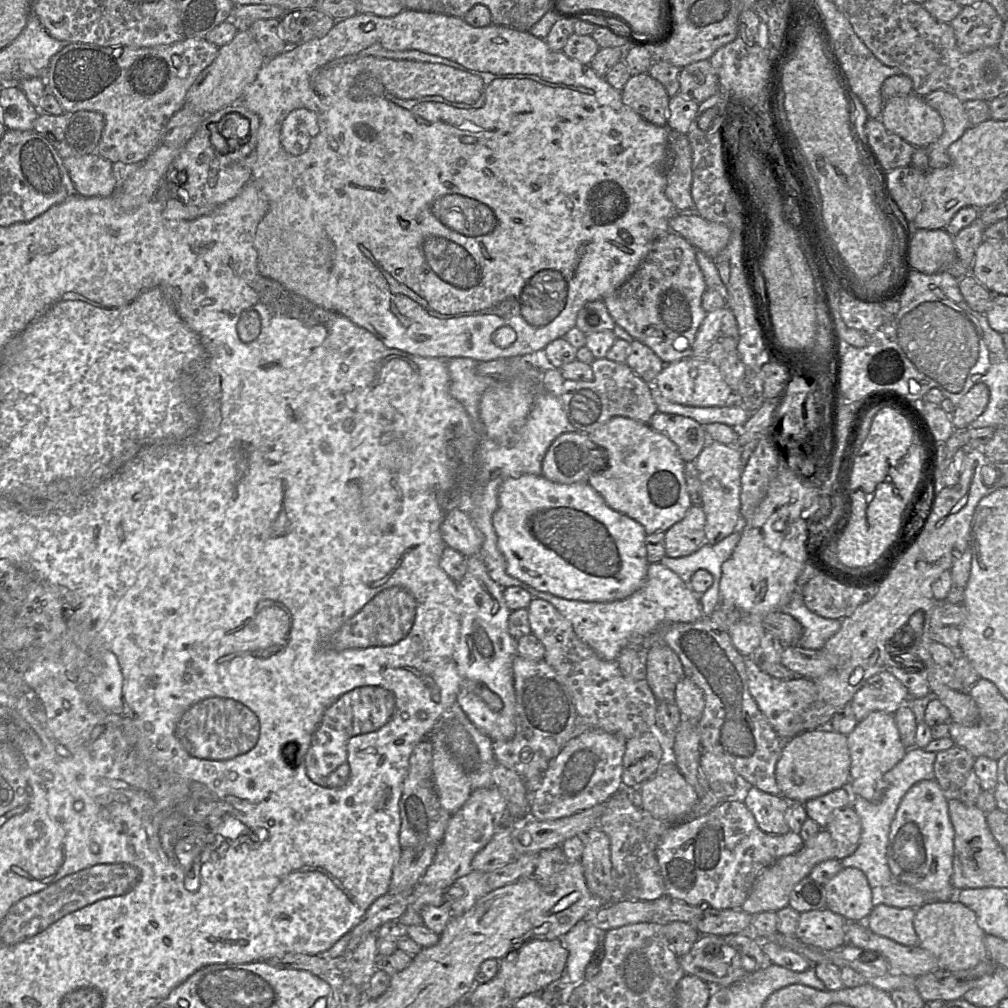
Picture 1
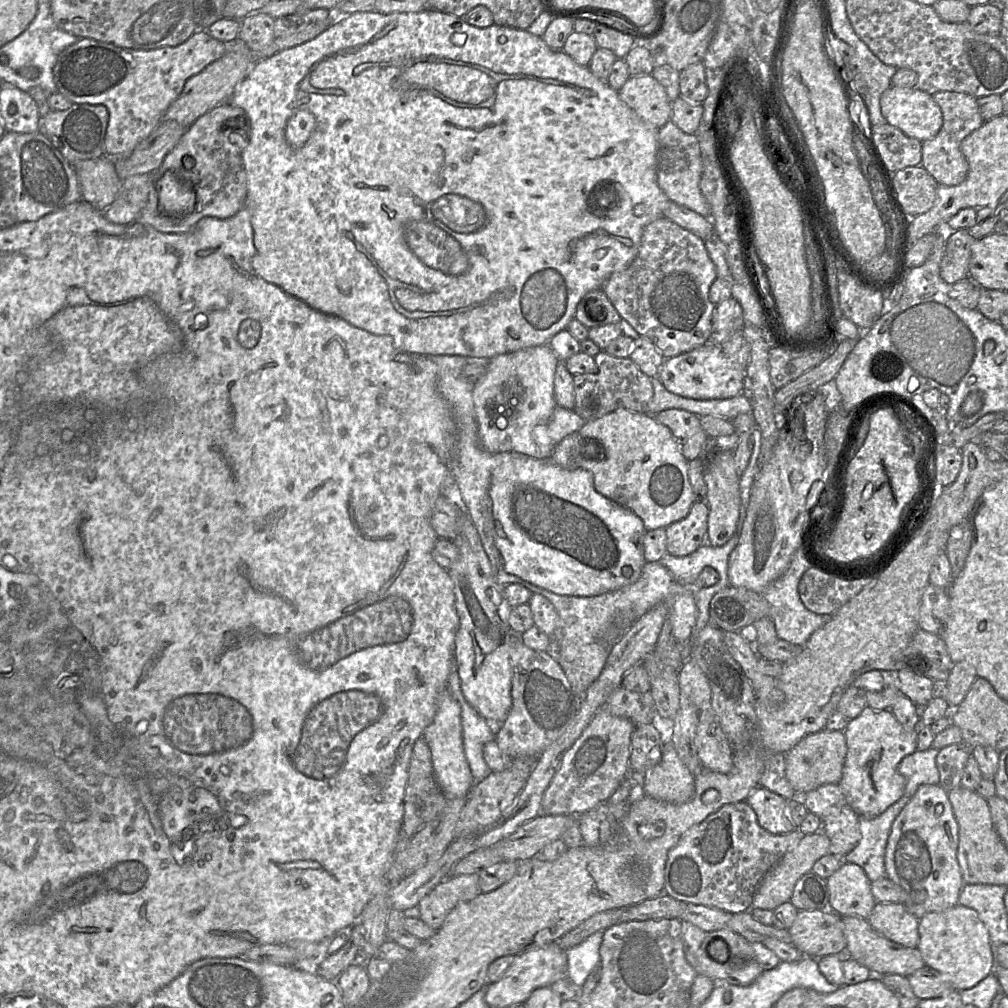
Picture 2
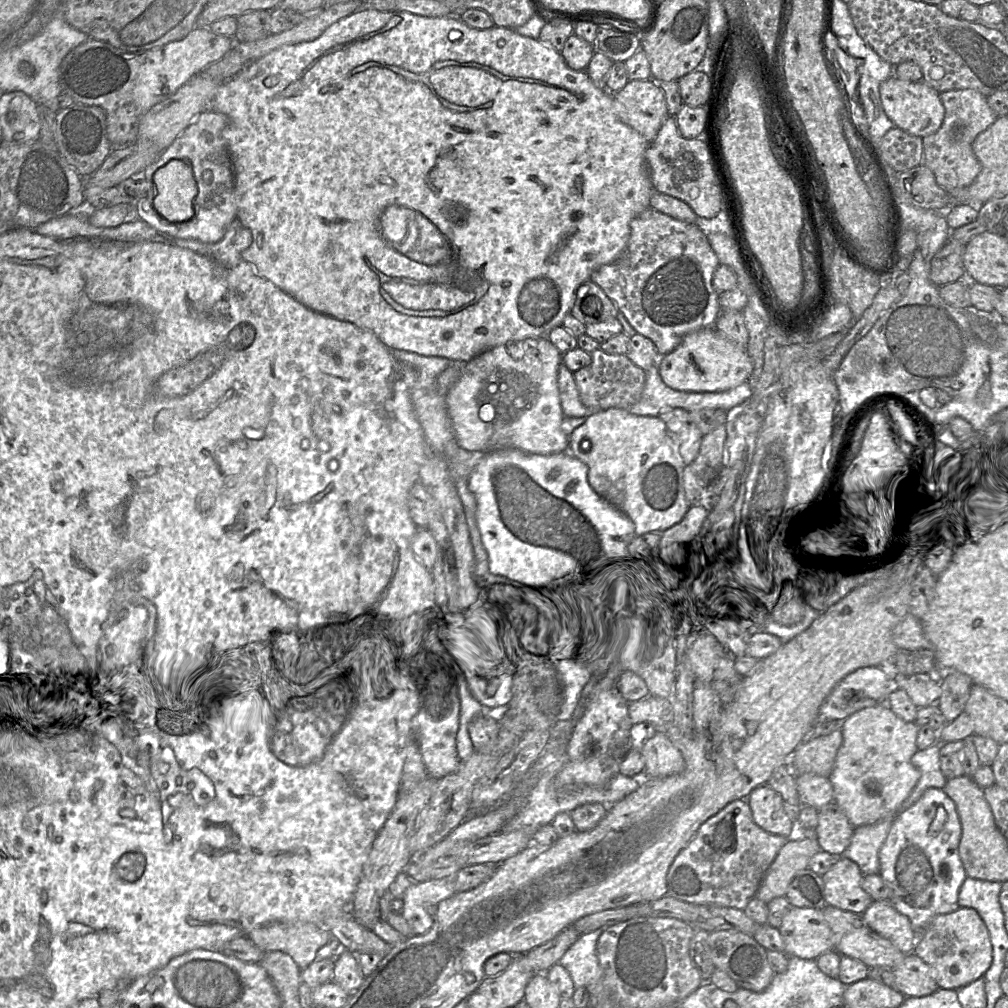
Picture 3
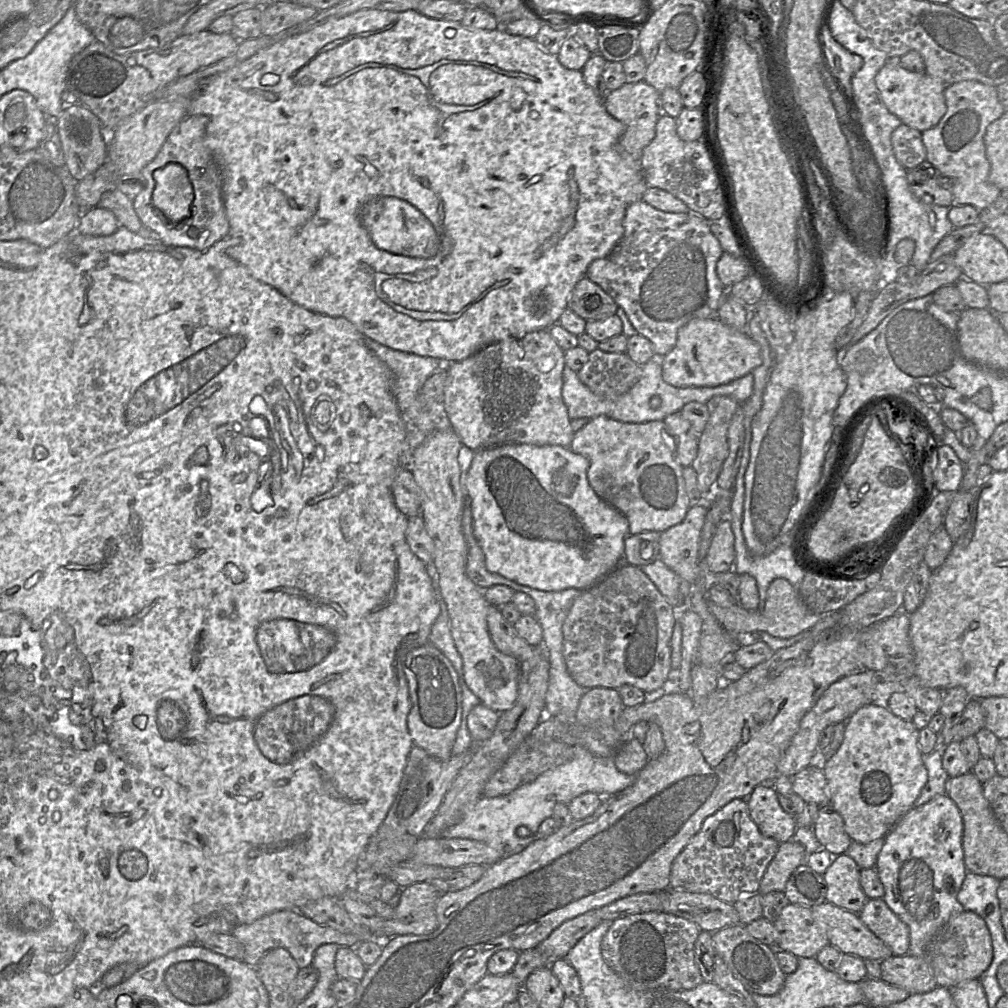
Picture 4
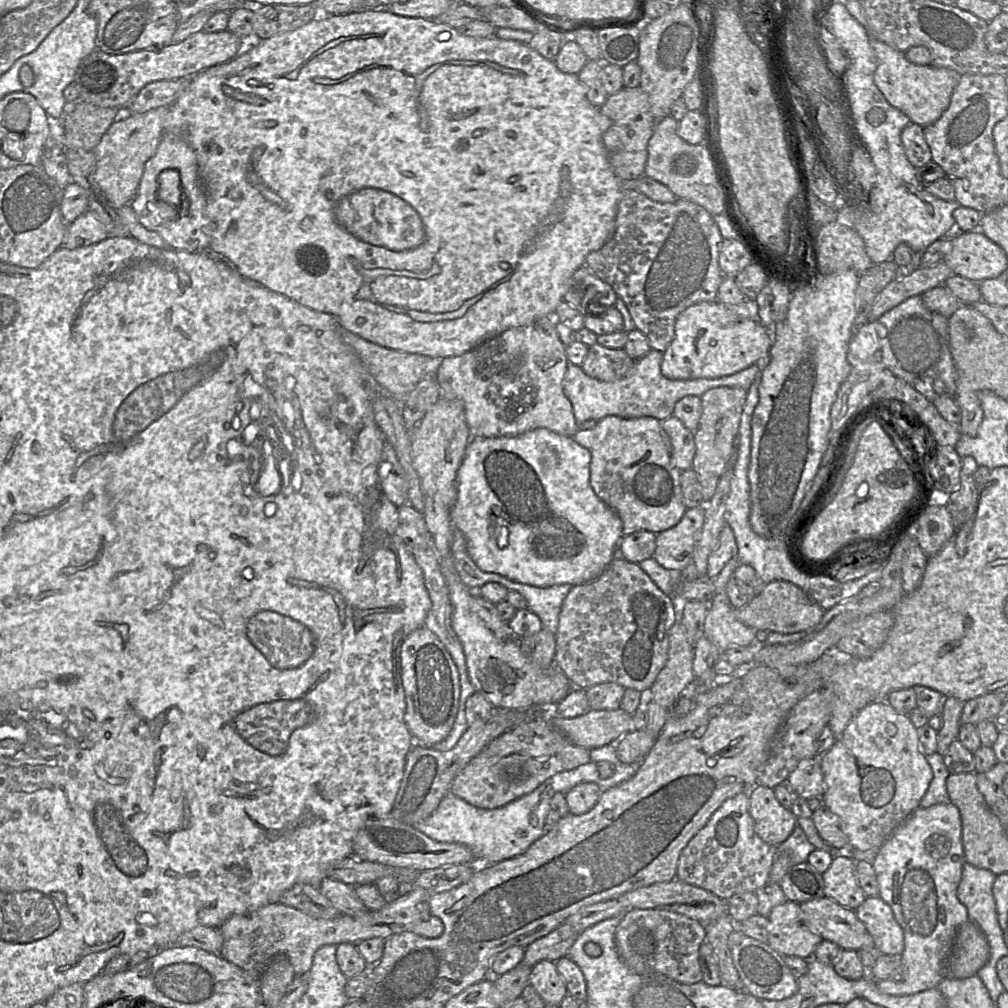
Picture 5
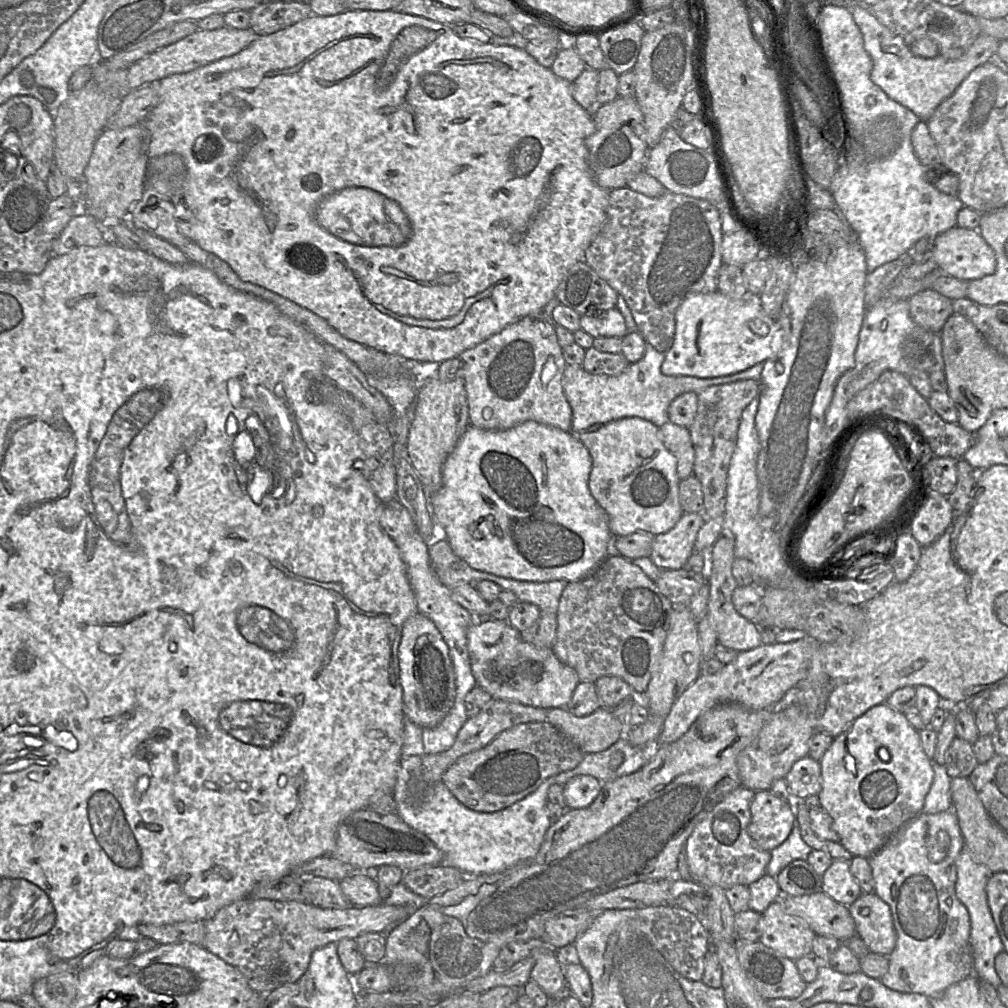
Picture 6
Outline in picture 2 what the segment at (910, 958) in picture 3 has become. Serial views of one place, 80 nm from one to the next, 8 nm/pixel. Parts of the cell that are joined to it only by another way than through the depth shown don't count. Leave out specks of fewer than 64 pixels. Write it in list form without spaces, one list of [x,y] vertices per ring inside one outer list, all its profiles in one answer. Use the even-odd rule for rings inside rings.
[[[926,965],[909,975],[908,980],[919,999],[937,998],[952,991],[945,977]]]

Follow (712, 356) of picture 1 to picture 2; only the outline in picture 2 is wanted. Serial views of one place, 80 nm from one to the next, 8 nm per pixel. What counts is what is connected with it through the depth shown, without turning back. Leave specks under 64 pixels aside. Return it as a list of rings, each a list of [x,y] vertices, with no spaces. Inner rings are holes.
[[[730,297],[716,304],[713,312],[710,342],[720,344],[730,338],[744,326],[743,308],[734,298]]]

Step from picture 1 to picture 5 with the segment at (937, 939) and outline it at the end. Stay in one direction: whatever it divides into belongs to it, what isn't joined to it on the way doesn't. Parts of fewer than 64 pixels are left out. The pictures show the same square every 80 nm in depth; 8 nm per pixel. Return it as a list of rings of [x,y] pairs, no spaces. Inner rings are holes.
[[[968,920],[957,932],[946,966],[946,977],[963,979],[973,975],[989,960],[989,945],[985,934]]]

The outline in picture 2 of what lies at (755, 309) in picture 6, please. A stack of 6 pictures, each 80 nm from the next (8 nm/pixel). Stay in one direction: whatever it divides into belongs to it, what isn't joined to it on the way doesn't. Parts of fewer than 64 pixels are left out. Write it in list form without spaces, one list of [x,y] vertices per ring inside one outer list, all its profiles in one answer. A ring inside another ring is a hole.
[[[706,343],[691,351],[666,358],[658,377],[668,391],[700,400],[731,398],[742,393],[744,386],[744,370],[727,359],[719,344],[713,343]]]

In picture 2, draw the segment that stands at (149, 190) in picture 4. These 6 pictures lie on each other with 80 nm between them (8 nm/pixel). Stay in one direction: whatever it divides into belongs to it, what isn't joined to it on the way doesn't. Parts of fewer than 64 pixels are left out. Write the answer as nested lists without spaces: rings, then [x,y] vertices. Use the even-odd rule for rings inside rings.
[[[225,103],[214,107],[193,122],[183,136],[162,161],[162,164],[150,172],[151,186],[145,207],[140,212],[140,220],[164,233],[182,233],[191,230],[203,217],[226,219],[234,216],[244,205],[247,197],[247,174],[242,161],[242,150],[247,144],[250,133],[249,119],[244,110]],[[236,118],[238,129],[226,127],[229,119]],[[166,171],[172,171],[179,180],[192,183],[195,190],[195,211],[187,215],[182,222],[163,221],[157,211],[158,198],[155,184]]]

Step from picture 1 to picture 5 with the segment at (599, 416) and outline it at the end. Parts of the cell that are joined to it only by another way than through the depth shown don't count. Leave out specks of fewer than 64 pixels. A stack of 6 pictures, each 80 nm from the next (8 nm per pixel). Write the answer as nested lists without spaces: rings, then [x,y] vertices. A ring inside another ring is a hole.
[[[595,343],[588,348],[580,367],[590,378],[601,382],[613,382],[623,378],[633,363],[624,349],[604,348]]]

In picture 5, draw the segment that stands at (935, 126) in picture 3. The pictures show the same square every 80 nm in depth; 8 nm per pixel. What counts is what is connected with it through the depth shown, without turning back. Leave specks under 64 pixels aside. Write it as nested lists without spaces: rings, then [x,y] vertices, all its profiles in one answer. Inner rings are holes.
[[[870,33],[868,37],[878,60],[873,81],[886,100],[908,116],[912,123],[922,127],[935,123],[948,108],[952,93],[962,75],[950,68],[913,64],[906,59],[903,52],[879,41]]]

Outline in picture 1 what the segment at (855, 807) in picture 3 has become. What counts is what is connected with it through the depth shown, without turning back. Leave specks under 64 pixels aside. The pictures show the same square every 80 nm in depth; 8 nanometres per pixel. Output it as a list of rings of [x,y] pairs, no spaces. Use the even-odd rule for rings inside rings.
[[[879,710],[870,712],[857,722],[847,738],[851,757],[850,791],[853,796],[879,802],[885,791],[885,774],[905,756],[908,750],[901,741],[894,714]]]

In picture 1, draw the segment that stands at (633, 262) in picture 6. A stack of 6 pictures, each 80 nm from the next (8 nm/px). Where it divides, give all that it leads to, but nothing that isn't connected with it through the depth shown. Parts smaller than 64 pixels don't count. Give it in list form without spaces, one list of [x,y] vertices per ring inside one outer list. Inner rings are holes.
[[[669,231],[653,243],[633,275],[603,299],[615,324],[652,349],[665,364],[693,356],[696,334],[707,314],[702,306],[707,286],[696,251],[684,237]]]

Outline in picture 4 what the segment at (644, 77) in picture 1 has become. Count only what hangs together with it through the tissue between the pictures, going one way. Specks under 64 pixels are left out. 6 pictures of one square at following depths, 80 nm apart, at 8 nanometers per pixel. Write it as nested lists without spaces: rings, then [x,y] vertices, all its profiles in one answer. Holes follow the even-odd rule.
[[[644,80],[637,83],[625,83],[620,88],[608,92],[604,98],[607,112],[625,125],[620,145],[635,160],[640,161],[644,148],[654,139],[656,123],[661,115],[660,92]]]

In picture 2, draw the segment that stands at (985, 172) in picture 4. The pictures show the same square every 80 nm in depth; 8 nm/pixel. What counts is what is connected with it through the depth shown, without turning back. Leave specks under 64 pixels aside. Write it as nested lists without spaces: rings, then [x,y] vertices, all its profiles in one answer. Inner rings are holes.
[[[940,91],[932,95],[943,114],[943,124],[938,134],[922,142],[921,165],[934,177],[939,185],[956,186],[967,178],[969,164],[961,151],[965,137],[984,124],[979,112],[977,98],[963,92]]]

